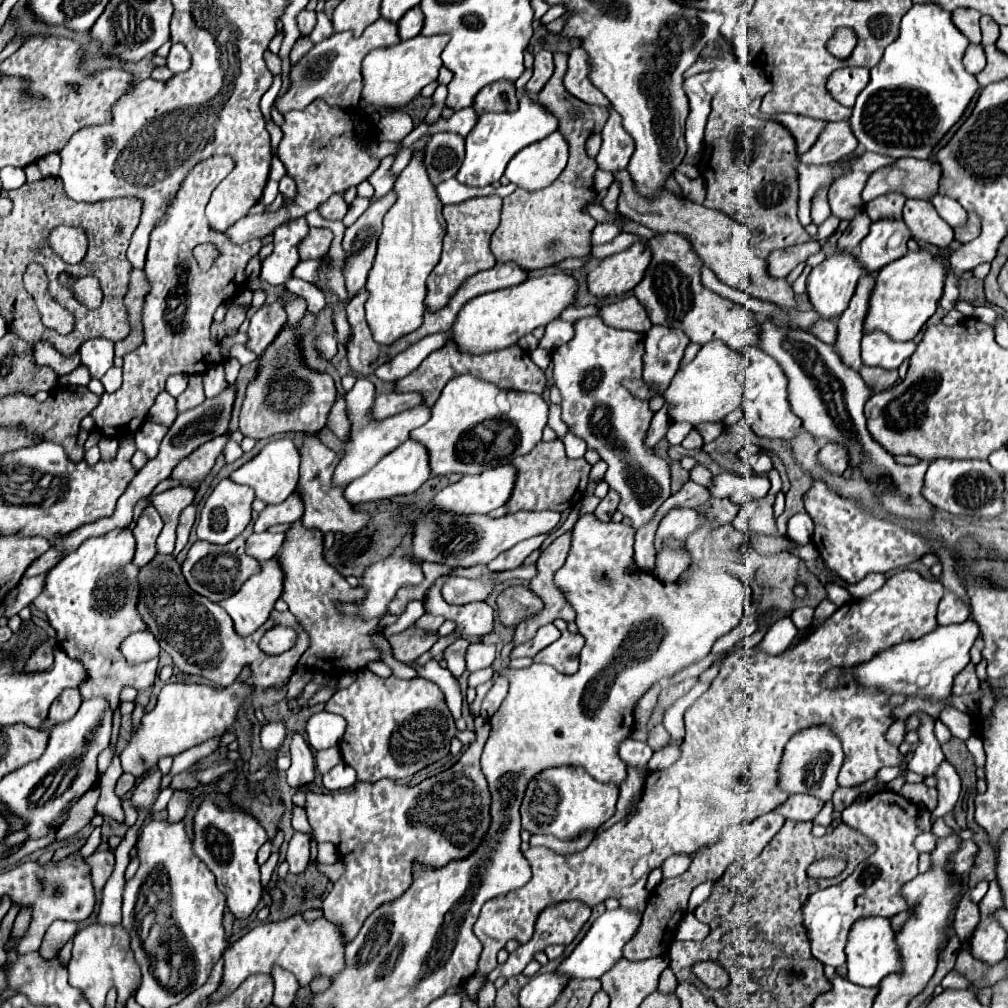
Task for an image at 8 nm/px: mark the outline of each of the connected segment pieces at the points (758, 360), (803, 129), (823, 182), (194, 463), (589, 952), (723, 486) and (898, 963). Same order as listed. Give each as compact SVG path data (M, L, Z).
M748 348L744 352L750 358L750 368L746 372L746 398L744 398L744 414L752 422L752 430L762 438L772 440L792 440L796 436L796 428L800 428L800 418L792 412L788 404L788 378L782 372L780 364L768 356L760 348Z
M756 98L751 101L748 107L748 113L764 120L776 120L780 122L794 138L796 142L796 156L802 156L818 138L820 132L824 130L827 122L804 118L804 116L796 114L772 114L772 116L764 116L758 109L758 103L761 103L761 98Z
M850 162L846 164L828 164L828 166L804 166L804 164L796 164L796 172L798 172L798 220L802 226L810 224L810 202L812 196L816 194L816 190L820 186L830 186L834 182L834 178L838 178L838 174L844 174L844 170L848 170Z
M237 430L230 436L230 434L224 434L212 442L206 442L206 446L200 446L200 450L192 452L188 458L184 458L176 470L172 472L172 478L178 478L182 480L184 486L188 486L190 482L196 482L196 480L204 480L206 474L212 470L214 462L216 462L216 456L220 454L220 450L224 448L224 444L232 438L232 441L236 441L238 444L243 439L243 434Z
M626 908L606 910L600 918L596 918L592 928L584 936L584 940L574 948L574 952L560 964L558 972L566 974L566 976L572 976L572 978L600 978L616 962L620 962L620 958L624 956L622 948L638 932L640 922L642 922L642 912L626 910Z
M718 474L714 476L714 484L710 486L710 494L716 498L730 498L730 502L736 504L746 504L750 500L764 498L770 490L770 480L768 476L738 476L738 474Z
M864 918L856 922L856 926L850 932L846 956L848 956L848 962L846 962L848 980L858 986L880 988L882 978L902 972L902 954L896 944L896 934L892 932L890 922L886 918Z

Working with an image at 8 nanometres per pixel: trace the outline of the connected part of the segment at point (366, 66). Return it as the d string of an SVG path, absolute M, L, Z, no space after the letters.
M440 34L440 36L416 36L412 40L404 40L388 48L372 50L362 62L362 76L364 76L362 96L368 98L368 102L372 104L386 106L390 110L406 106L414 96L420 94L420 90L426 84L438 78L438 72L442 68L440 54L446 44L448 34Z

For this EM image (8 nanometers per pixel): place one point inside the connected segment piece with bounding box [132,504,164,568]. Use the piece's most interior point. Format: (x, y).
(146, 531)

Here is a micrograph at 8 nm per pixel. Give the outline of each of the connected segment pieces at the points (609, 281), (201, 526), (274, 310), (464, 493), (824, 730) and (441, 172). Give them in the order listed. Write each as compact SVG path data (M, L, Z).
M644 240L630 248L600 260L588 272L588 290L594 296L620 296L630 292L642 278L650 264L650 248Z
M220 480L218 486L214 488L214 492L208 496L204 508L202 508L202 516L196 528L198 540L206 540L212 544L228 544L232 542L236 536L242 534L242 530L248 526L250 522L250 514L252 514L252 500L254 500L254 490L242 484L236 484L232 480Z
M278 298L272 304L262 306L250 322L248 328L248 336L250 342L246 344L250 350L264 354L264 350L274 342L274 338L282 332L282 328L286 326L288 316L286 316L286 308L284 308L284 300Z
M512 464L488 468L476 476L464 476L460 482L446 486L434 496L432 506L442 508L448 512L458 512L458 514L488 514L494 508L500 508L508 502L516 482L516 468Z
M824 724L810 726L798 732L786 746L782 766L780 766L780 788L788 790L790 794L812 794L822 802L828 802L838 788L836 776L840 772L840 764L844 760L842 744L838 736Z
M438 132L424 148L424 168L432 180L432 186L450 180L460 170L464 160L464 138L454 132Z

